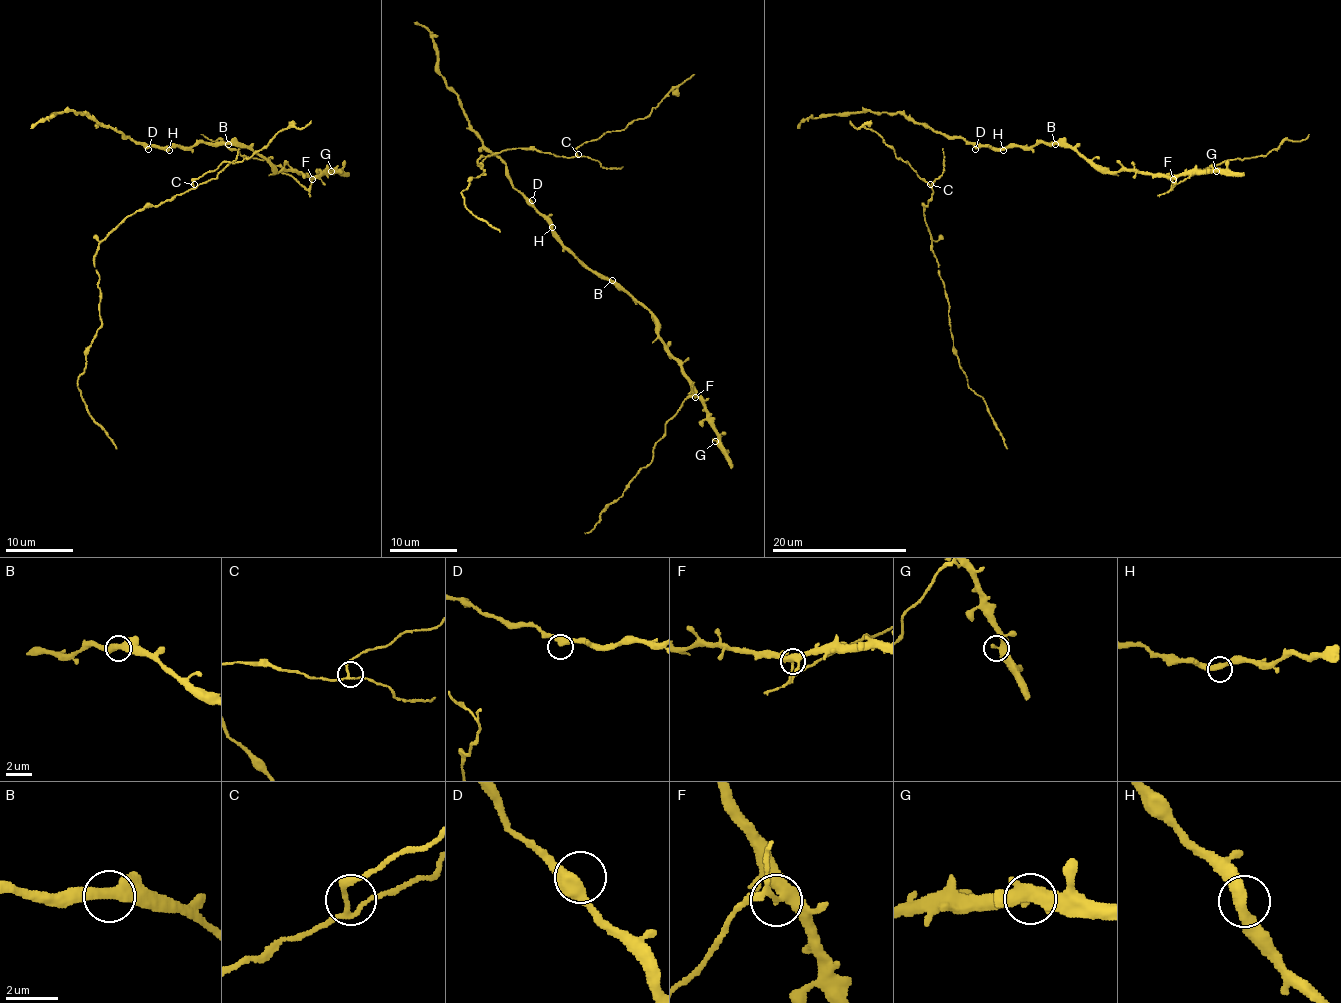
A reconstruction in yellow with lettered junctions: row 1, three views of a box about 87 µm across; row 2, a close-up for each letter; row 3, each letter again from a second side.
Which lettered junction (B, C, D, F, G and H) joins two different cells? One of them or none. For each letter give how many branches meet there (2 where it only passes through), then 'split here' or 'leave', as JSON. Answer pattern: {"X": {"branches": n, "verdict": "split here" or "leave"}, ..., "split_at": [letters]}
{"B": {"branches": 2, "verdict": "leave"}, "C": {"branches": 3, "verdict": "leave"}, "D": {"branches": 2, "verdict": "leave"}, "F": {"branches": 3, "verdict": "split here"}, "G": {"branches": 3, "verdict": "leave"}, "H": {"branches": 2, "verdict": "leave"}, "split_at": ["F"]}

